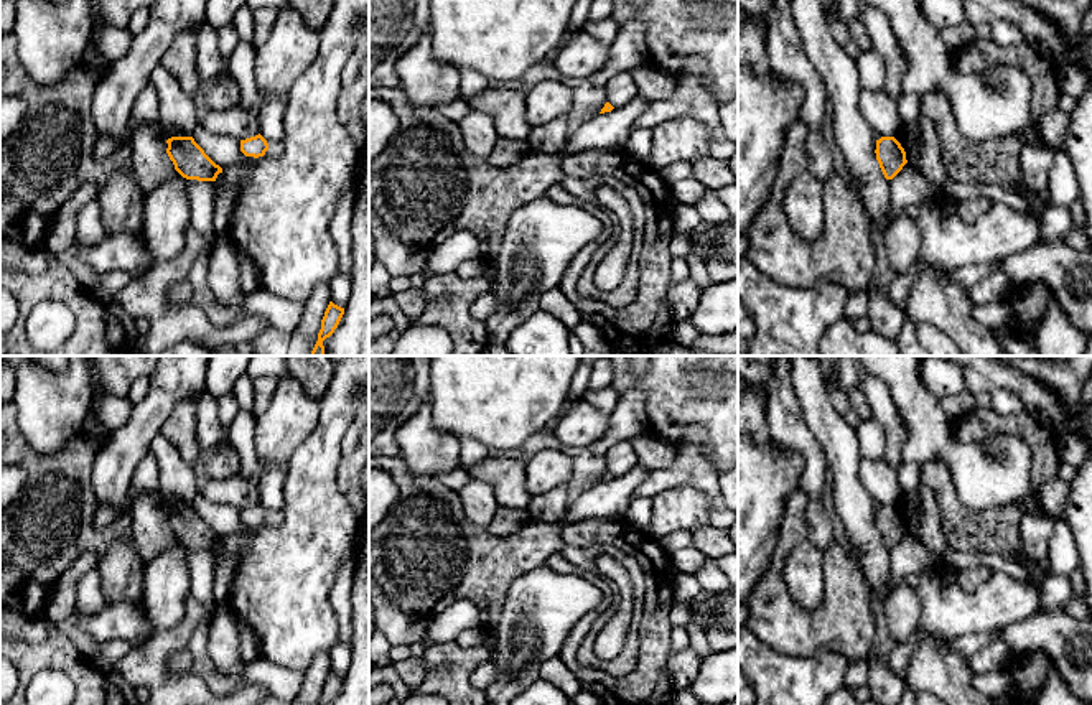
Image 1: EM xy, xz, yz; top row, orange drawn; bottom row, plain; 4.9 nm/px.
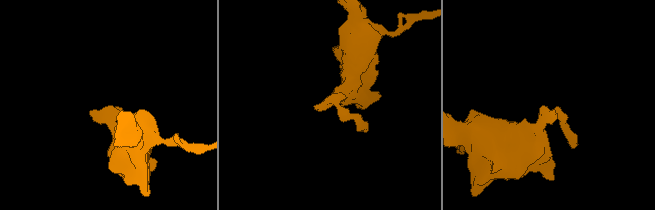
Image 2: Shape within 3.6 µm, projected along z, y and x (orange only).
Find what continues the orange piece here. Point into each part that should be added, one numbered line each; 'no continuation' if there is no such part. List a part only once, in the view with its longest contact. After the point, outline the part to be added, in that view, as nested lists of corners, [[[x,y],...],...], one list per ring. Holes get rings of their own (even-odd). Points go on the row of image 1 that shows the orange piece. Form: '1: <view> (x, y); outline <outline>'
no continuation

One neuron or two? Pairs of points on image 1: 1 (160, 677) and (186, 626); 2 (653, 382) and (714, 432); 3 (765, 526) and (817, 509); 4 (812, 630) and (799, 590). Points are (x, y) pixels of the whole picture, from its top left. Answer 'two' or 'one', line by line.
1: one
2: one
3: two
4: two

